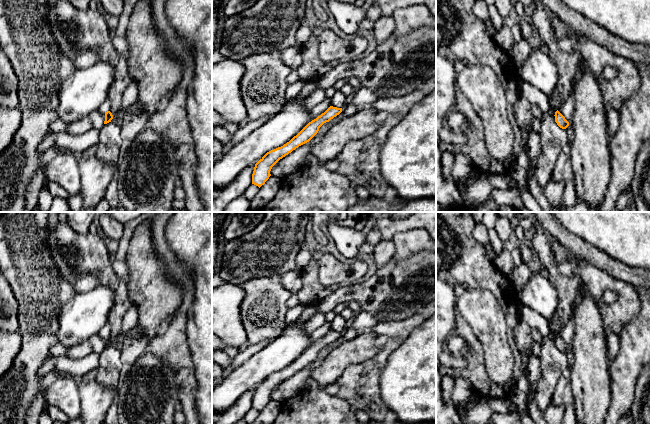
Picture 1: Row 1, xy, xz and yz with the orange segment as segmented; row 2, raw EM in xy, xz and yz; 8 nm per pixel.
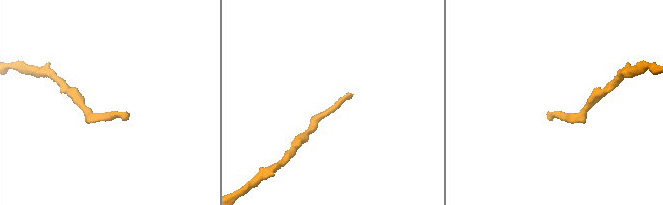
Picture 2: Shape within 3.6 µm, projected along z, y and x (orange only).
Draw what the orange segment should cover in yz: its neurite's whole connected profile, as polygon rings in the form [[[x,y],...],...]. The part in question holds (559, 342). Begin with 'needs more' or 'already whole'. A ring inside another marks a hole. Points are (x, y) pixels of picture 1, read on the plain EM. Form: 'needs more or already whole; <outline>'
already whole; [[[558,334],[555,336],[554,340],[555,340],[555,346],[560,352],[566,353],[569,350],[569,346]]]

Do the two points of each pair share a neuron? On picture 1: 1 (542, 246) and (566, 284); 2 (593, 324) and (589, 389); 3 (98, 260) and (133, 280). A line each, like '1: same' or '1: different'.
1: same
2: same
3: different

